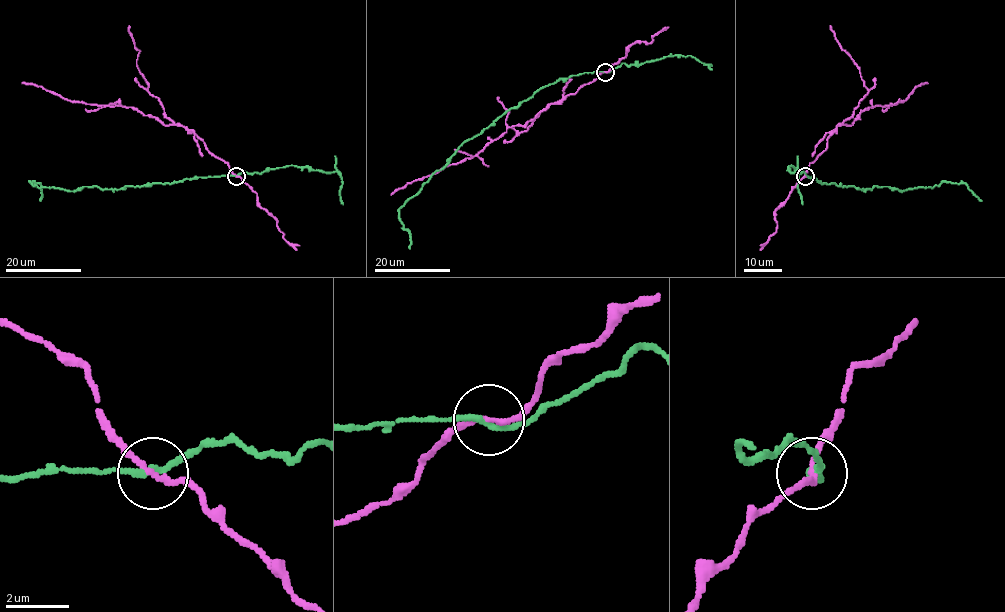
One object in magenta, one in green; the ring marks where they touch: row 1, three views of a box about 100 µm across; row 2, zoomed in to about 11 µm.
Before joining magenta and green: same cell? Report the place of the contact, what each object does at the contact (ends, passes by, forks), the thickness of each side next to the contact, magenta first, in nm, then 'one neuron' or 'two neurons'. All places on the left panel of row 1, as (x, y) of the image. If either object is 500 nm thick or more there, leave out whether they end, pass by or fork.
(236, 176) | magenta passes by | green passes by | 140/180 nm | two neurons

